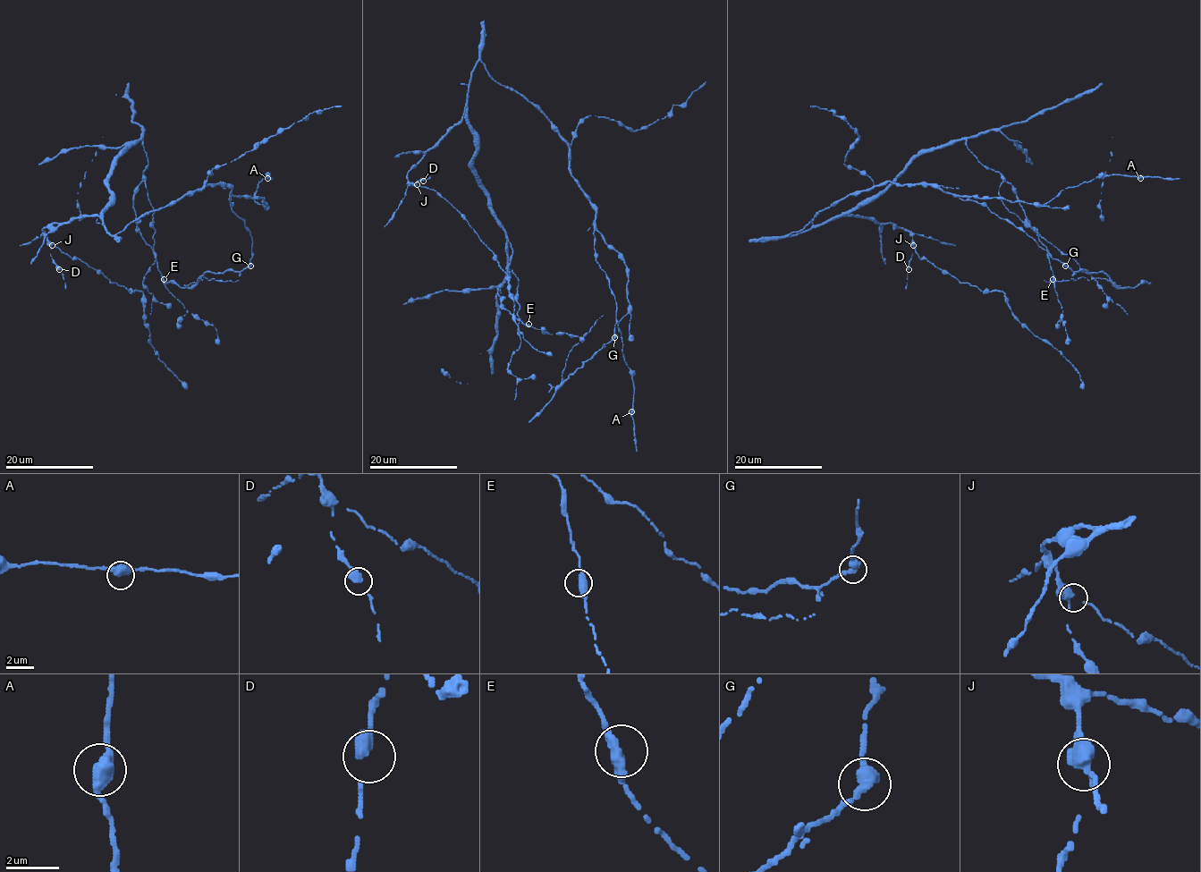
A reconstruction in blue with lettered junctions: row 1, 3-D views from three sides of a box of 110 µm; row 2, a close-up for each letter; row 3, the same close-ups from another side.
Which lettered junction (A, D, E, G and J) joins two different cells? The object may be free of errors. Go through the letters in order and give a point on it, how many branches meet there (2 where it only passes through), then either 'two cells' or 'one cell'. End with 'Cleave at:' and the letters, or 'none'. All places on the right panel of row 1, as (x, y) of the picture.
A: at (1140, 178); 2 branches meet; one cell
D: at (909, 269); 2 branches meet; one cell
E: at (1052, 279); 2 branches meet; one cell
G: at (1065, 266); 2 branches meet; two cells
J: at (913, 245); 2 branches meet; one cell
Cleave at: G

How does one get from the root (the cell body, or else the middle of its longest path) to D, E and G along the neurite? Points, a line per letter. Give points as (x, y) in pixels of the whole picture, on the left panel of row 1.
D: (122, 231), (111, 235), (98, 215), (50, 224), (42, 230), (59, 269)
E: (122, 231), (111, 235), (103, 224), (108, 173), (141, 139), (148, 164), (133, 199), (135, 224), (164, 279)
G: (122, 231), (147, 214), (199, 190), (205, 182), (226, 184), (231, 209), (251, 236), (250, 266)

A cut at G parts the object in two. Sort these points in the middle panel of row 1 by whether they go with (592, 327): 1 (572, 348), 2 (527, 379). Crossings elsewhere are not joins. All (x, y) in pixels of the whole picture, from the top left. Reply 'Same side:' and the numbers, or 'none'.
Same side: 1

